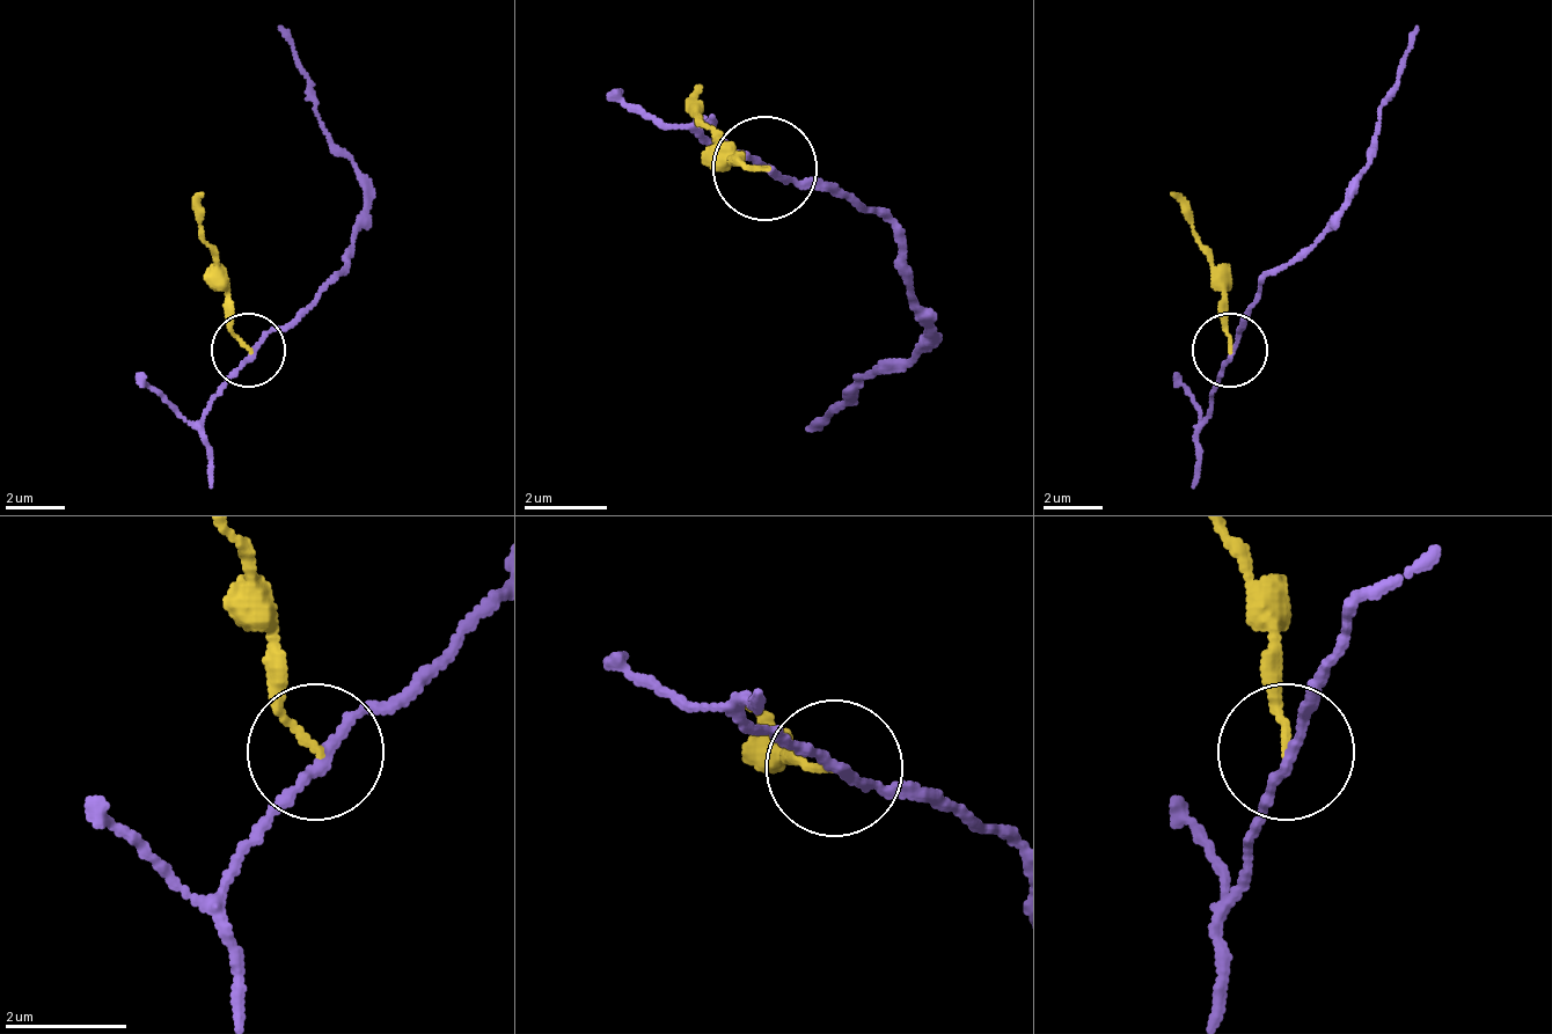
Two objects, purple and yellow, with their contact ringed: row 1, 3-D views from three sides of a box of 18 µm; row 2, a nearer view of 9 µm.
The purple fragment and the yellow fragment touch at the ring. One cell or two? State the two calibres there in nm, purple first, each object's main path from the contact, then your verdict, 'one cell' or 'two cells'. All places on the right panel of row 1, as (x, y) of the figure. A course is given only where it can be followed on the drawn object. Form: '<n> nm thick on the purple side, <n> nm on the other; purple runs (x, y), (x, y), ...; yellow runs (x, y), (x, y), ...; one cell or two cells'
140 nm thick on the purple side, 110 nm on the other; purple runs (1231, 352), (1254, 292), (1344, 203), (1419, 23); yellow runs (1231, 352), (1216, 262), (1172, 195); two cells

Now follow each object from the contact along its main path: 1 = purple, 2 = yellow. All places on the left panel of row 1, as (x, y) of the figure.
1: (246, 352), (321, 292), (366, 203), (276, 23)
2: (246, 352), (224, 262), (202, 233), (202, 195)

